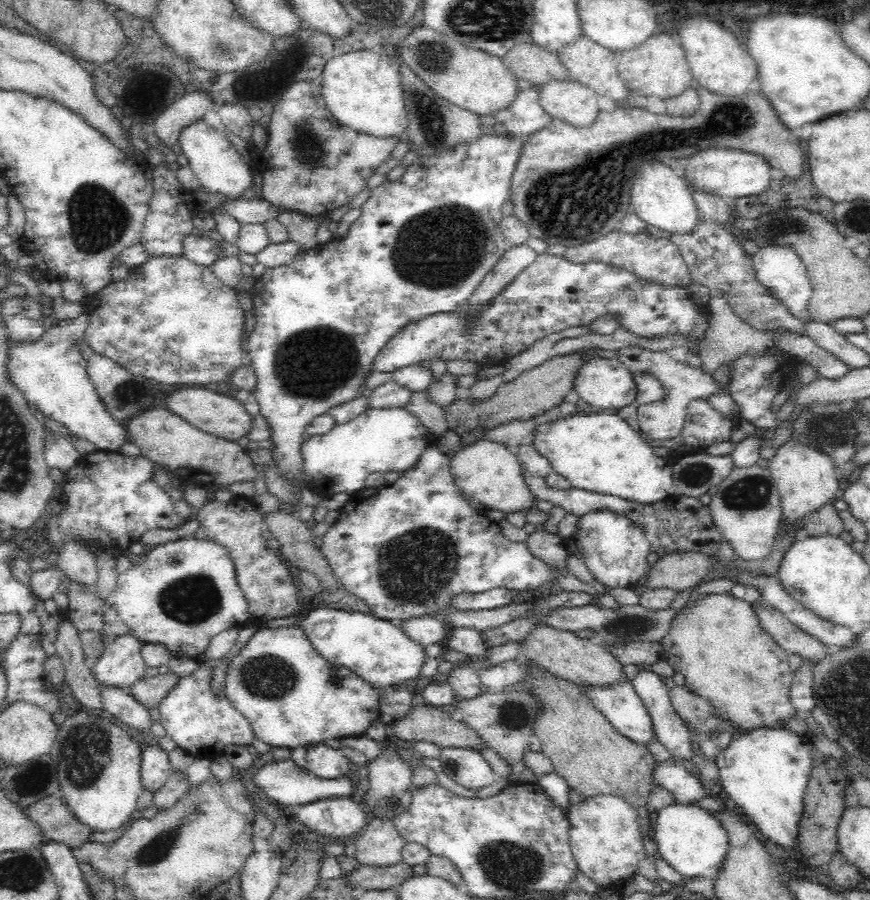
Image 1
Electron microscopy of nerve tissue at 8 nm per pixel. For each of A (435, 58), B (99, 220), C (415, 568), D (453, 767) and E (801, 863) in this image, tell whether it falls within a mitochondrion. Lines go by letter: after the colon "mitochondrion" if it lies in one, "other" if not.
A: mitochondrion
B: mitochondrion
C: mitochondrion
D: mitochondrion
E: other

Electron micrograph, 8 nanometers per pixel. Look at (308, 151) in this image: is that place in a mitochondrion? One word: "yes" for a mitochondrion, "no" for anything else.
yes

